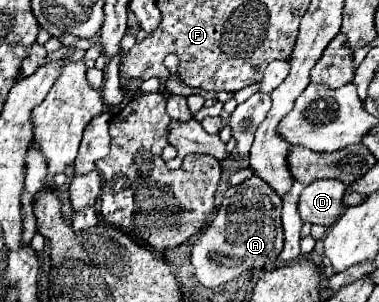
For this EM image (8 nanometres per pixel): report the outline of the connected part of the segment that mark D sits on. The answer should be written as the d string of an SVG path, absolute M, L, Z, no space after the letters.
M317 180L305 186L299 198L299 214L305 222L333 226L347 208L343 204L345 186L339 180Z

